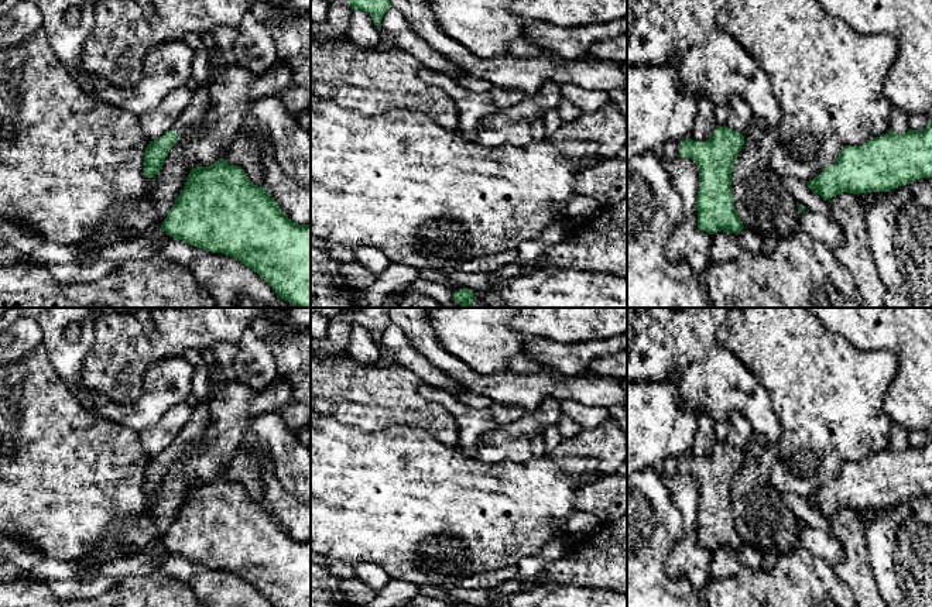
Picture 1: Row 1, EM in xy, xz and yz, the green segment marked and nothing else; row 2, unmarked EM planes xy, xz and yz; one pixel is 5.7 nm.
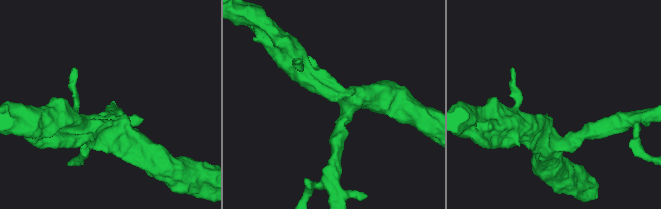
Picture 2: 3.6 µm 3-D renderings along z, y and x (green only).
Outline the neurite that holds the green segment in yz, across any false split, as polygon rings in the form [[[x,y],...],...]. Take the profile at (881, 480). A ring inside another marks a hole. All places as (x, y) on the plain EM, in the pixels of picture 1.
[[[932,438],[924,446],[909,445],[904,450],[888,447],[863,462],[844,462],[835,480],[806,498],[823,515],[839,510],[888,508],[911,497],[932,493]]]

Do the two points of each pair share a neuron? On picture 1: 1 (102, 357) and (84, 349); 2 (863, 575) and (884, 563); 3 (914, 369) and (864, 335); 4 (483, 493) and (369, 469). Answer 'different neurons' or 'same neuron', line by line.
1: different neurons
2: different neurons
3: same neuron
4: same neuron

